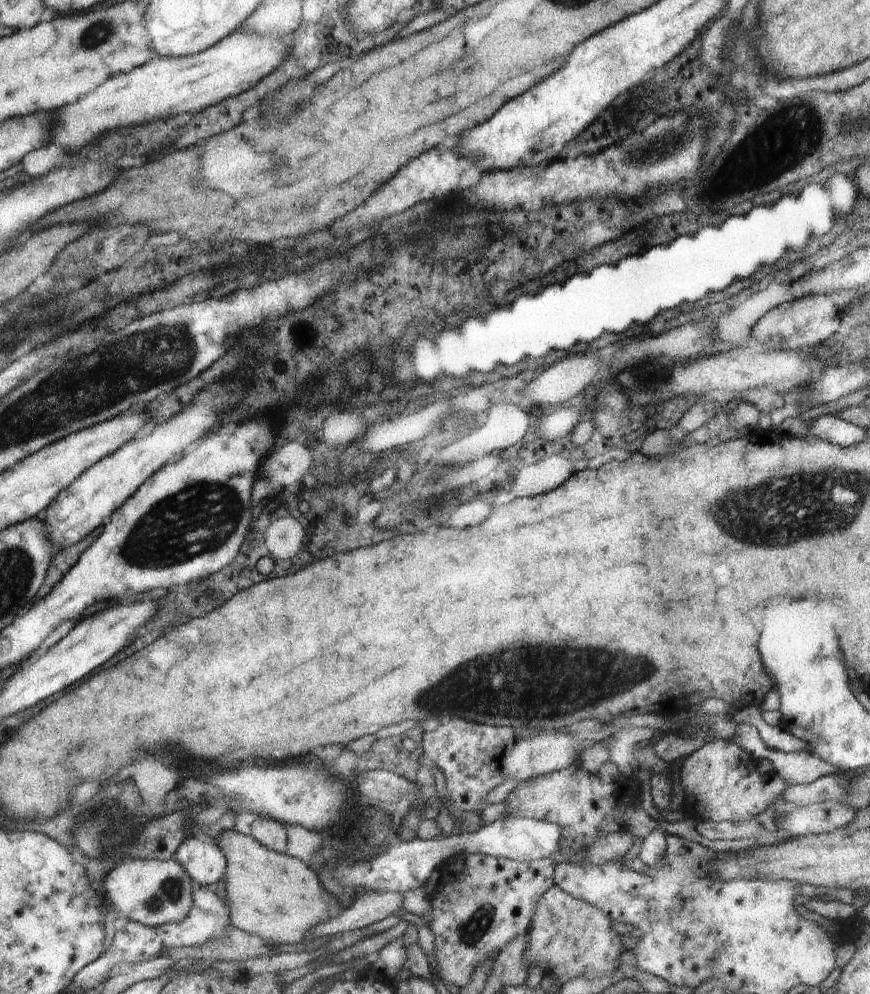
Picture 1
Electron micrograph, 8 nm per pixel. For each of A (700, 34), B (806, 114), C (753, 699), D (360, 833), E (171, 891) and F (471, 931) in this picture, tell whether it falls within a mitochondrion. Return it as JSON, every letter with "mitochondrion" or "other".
{"A":"other","B":"mitochondrion","C":"other","D":"mitochondrion","E":"mitochondrion","F":"mitochondrion"}

